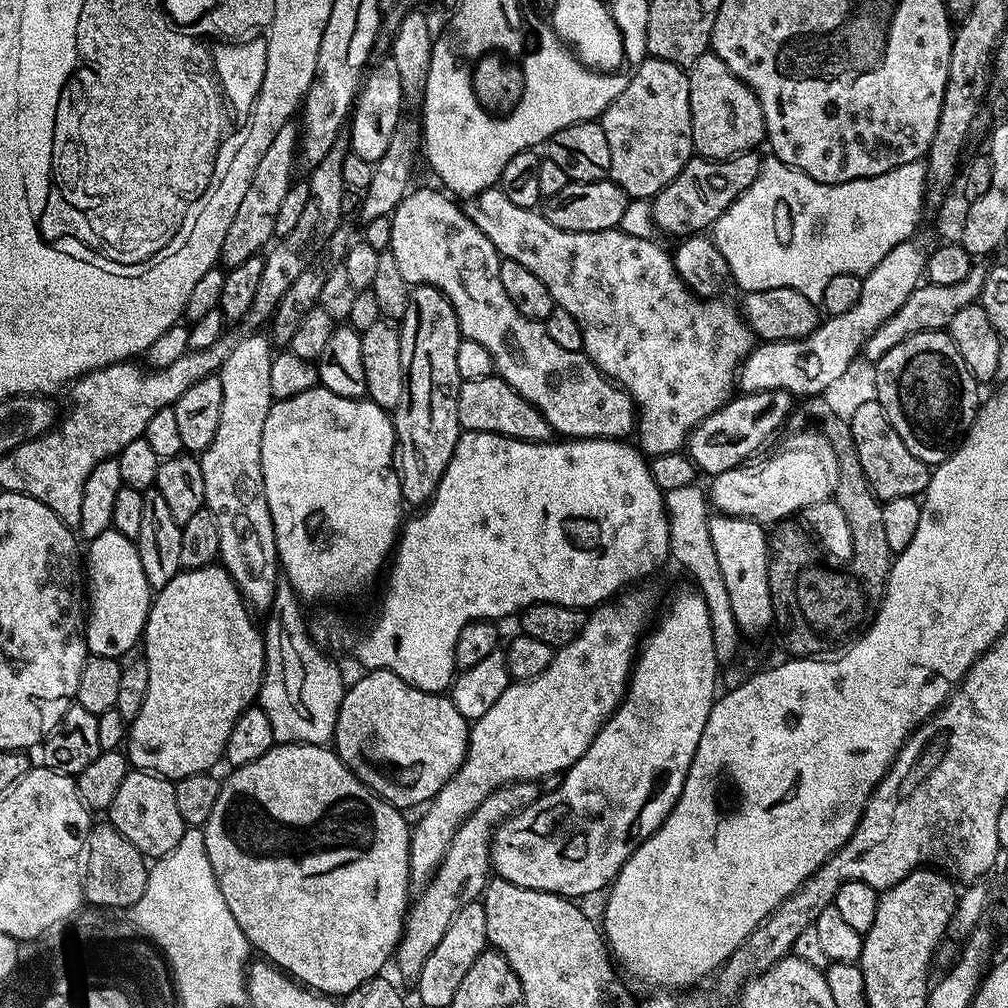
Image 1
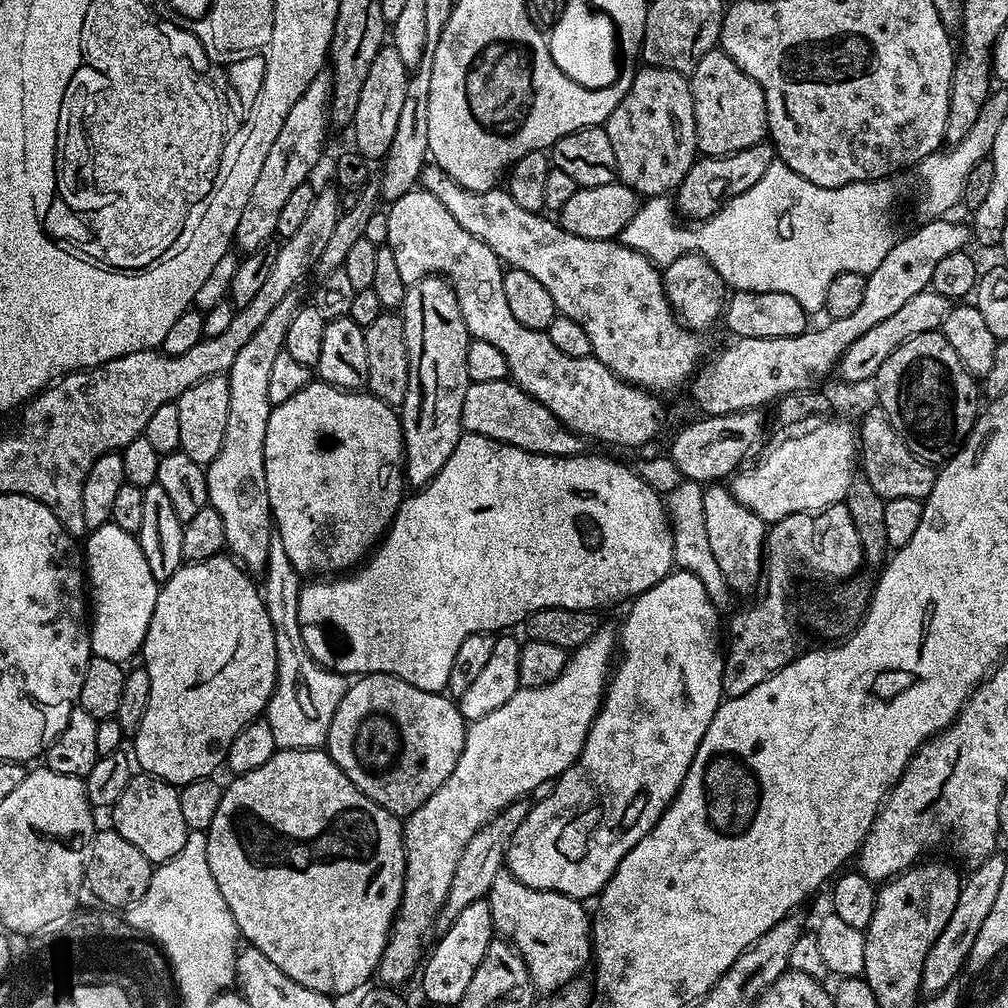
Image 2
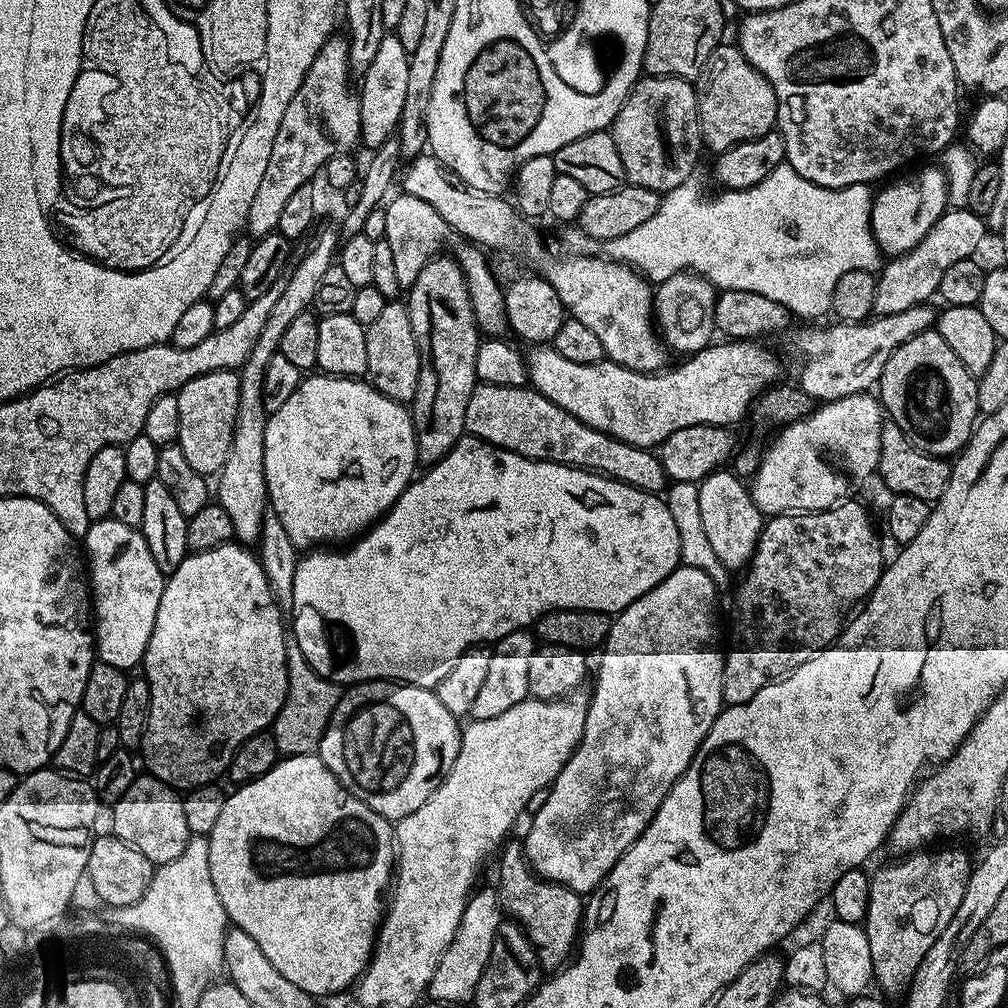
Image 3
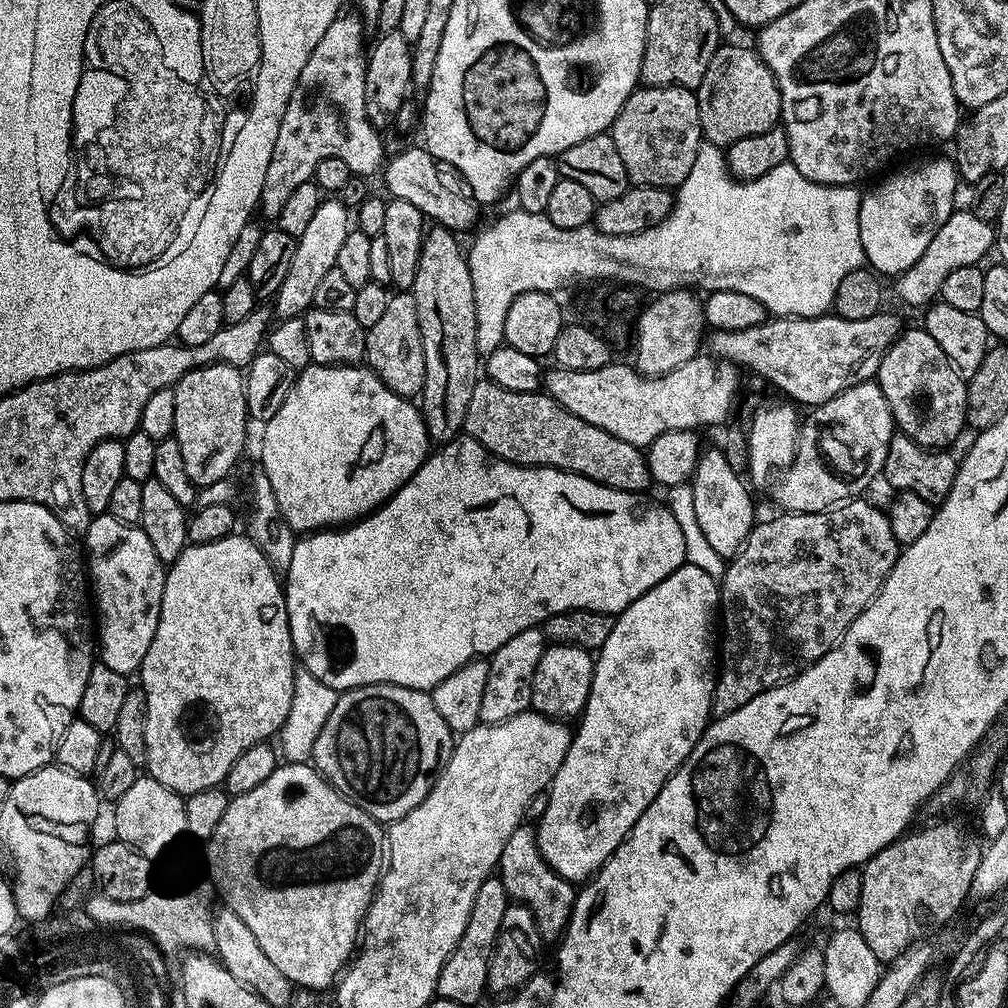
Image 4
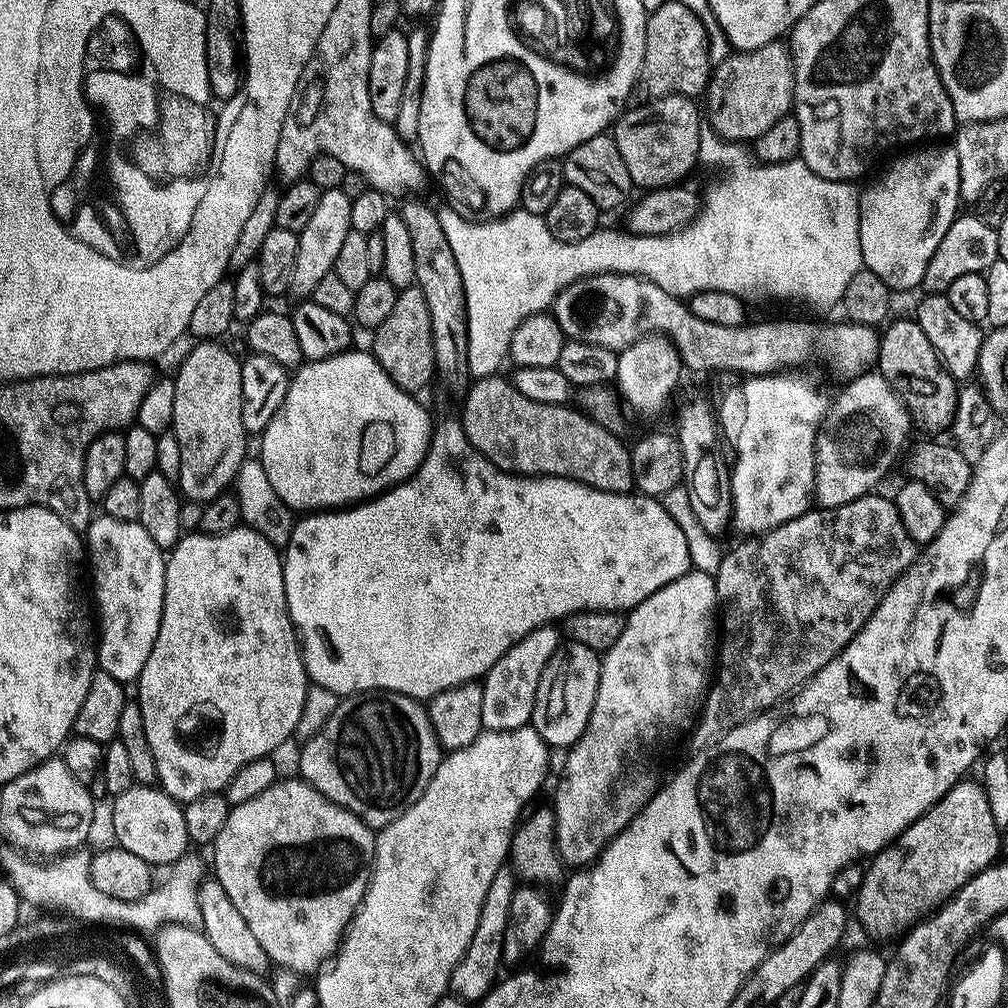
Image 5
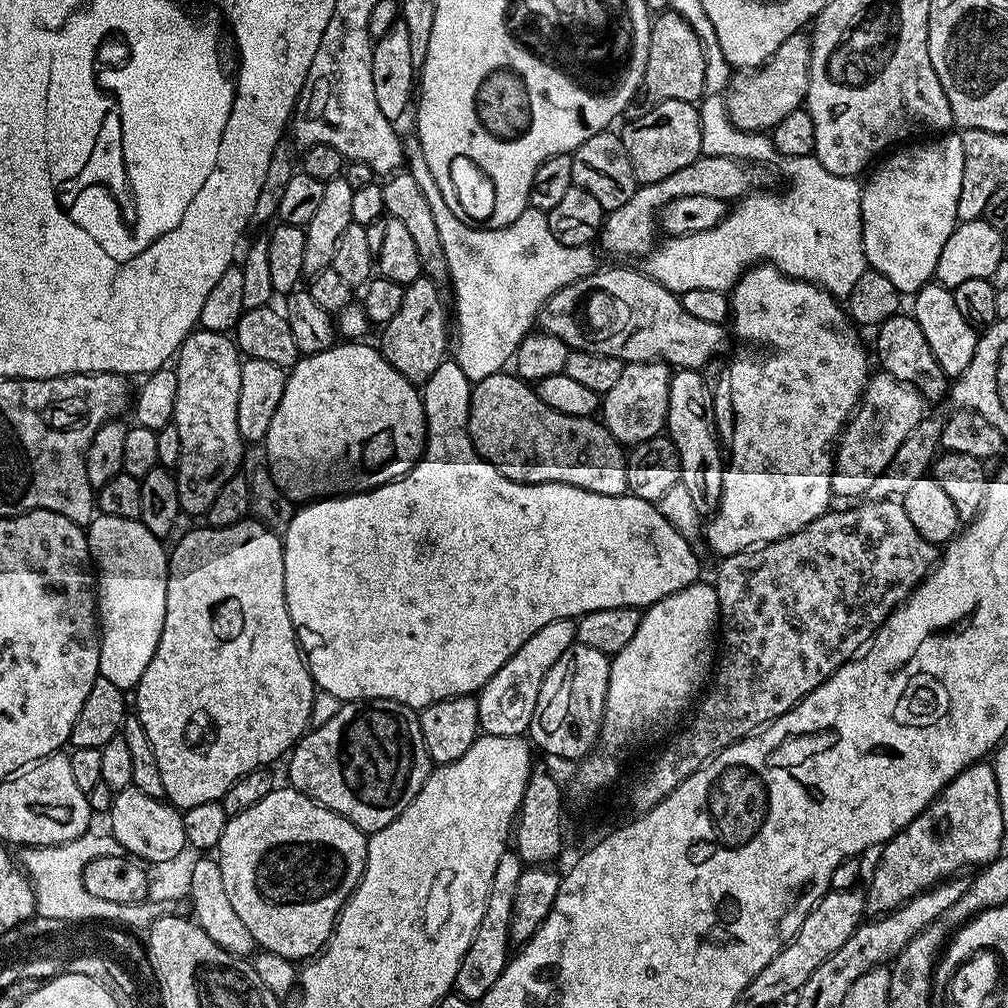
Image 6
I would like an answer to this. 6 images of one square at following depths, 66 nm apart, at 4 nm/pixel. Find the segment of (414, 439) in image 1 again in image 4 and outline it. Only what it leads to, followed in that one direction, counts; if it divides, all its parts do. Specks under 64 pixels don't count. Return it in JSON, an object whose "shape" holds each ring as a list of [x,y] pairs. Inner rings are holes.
{"shape":[[[431,225],[420,247],[415,282],[410,289],[418,307],[426,355],[426,382],[420,395],[420,409],[428,427],[429,441],[443,446],[461,435],[466,409],[480,378],[480,355],[477,350],[477,306],[473,280],[463,245],[451,229]]]}

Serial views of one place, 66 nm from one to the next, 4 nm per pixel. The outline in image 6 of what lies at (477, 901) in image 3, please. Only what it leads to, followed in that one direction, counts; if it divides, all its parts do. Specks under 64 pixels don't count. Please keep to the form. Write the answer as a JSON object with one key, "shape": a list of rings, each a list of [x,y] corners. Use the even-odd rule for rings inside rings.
{"shape":[[[505,850],[502,858],[498,858],[498,866],[494,869],[494,882],[490,886],[490,898],[486,902],[486,914],[482,914],[482,922],[470,942],[470,950],[462,958],[462,966],[458,966],[458,978],[456,979],[455,995],[464,1000],[473,1002],[481,1000],[498,982],[502,970],[510,959],[510,918],[514,906],[514,890],[518,886],[518,878],[524,872],[526,865],[515,851]]]}

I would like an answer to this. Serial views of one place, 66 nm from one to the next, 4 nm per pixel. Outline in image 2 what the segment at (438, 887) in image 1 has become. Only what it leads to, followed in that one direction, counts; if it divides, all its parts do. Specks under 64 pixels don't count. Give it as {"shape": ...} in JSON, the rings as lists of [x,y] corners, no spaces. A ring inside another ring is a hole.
{"shape":[[[527,799],[515,800],[513,804],[499,812],[490,823],[479,828],[474,838],[470,838],[470,842],[466,842],[462,858],[458,858],[456,863],[454,882],[450,882],[450,894],[446,894],[446,902],[440,910],[441,921],[451,922],[454,918],[458,918],[458,914],[462,914],[462,910],[466,910],[466,906],[470,906],[470,902],[487,897],[490,886],[494,883],[494,874],[498,874],[505,867],[510,838],[514,830],[522,826],[529,807]]]}

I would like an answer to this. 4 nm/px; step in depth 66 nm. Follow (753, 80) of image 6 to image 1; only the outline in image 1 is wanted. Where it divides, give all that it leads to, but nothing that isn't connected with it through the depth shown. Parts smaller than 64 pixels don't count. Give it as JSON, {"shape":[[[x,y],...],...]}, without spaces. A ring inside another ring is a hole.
{"shape":[[[712,51],[703,52],[687,69],[690,86],[690,122],[692,123],[692,147],[701,157],[709,160],[728,160],[743,152],[759,149],[765,143],[762,106],[743,84]]]}

